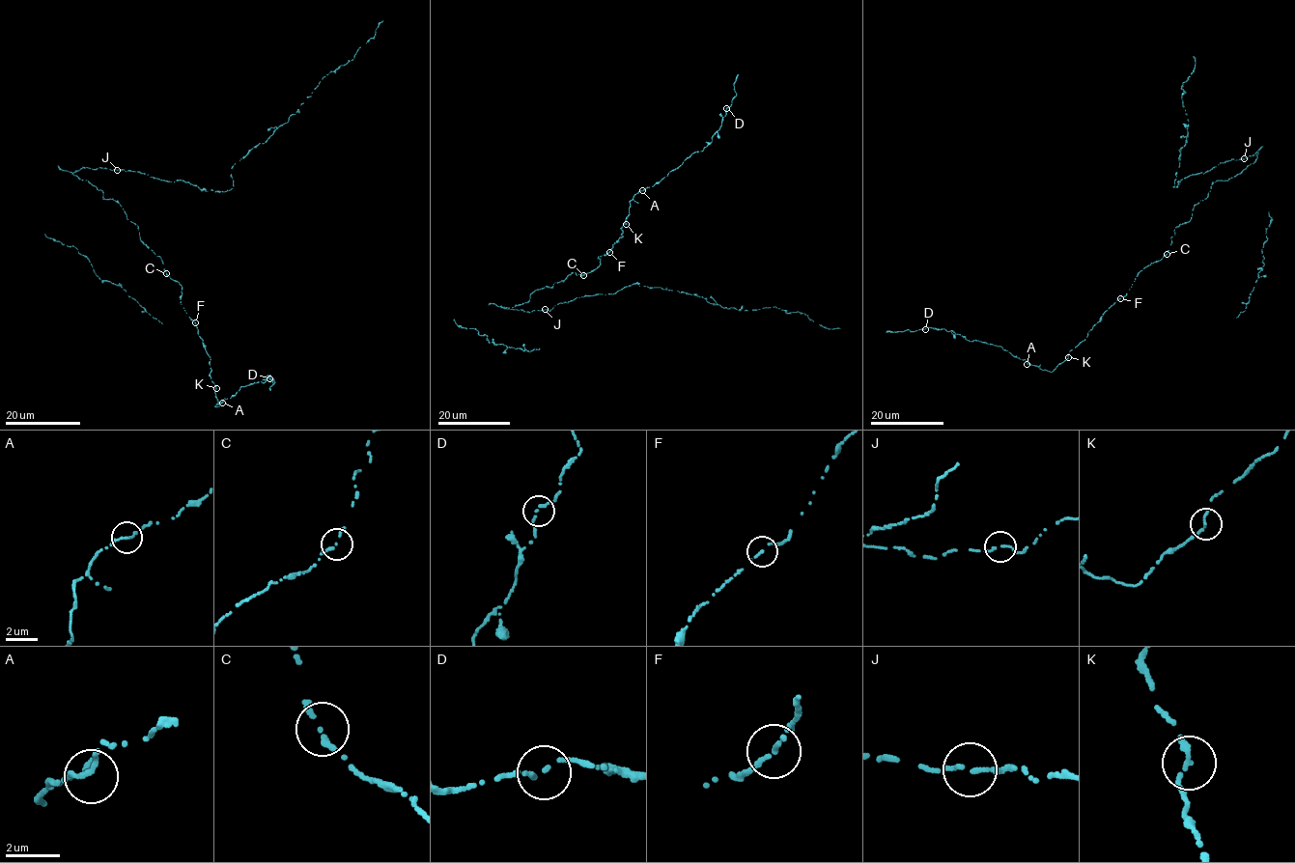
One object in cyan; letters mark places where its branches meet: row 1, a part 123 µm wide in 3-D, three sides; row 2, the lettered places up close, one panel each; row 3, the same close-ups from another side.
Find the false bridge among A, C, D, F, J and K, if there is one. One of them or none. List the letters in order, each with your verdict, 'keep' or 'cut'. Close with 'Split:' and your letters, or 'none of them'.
A: keep
C: keep
D: keep
F: keep
J: keep
K: keep
Split: none of them

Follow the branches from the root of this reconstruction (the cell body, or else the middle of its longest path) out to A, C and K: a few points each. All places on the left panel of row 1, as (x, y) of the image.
A: (107, 199), (120, 204), (141, 241), (181, 285), (181, 304), (211, 357), (215, 407), (222, 403)
C: (107, 199), (120, 204), (126, 219), (138, 226), (141, 241), (160, 258), (166, 273)
K: (107, 199), (120, 204), (138, 226), (141, 241), (181, 285), (181, 304), (194, 320), (211, 357), (215, 389)

